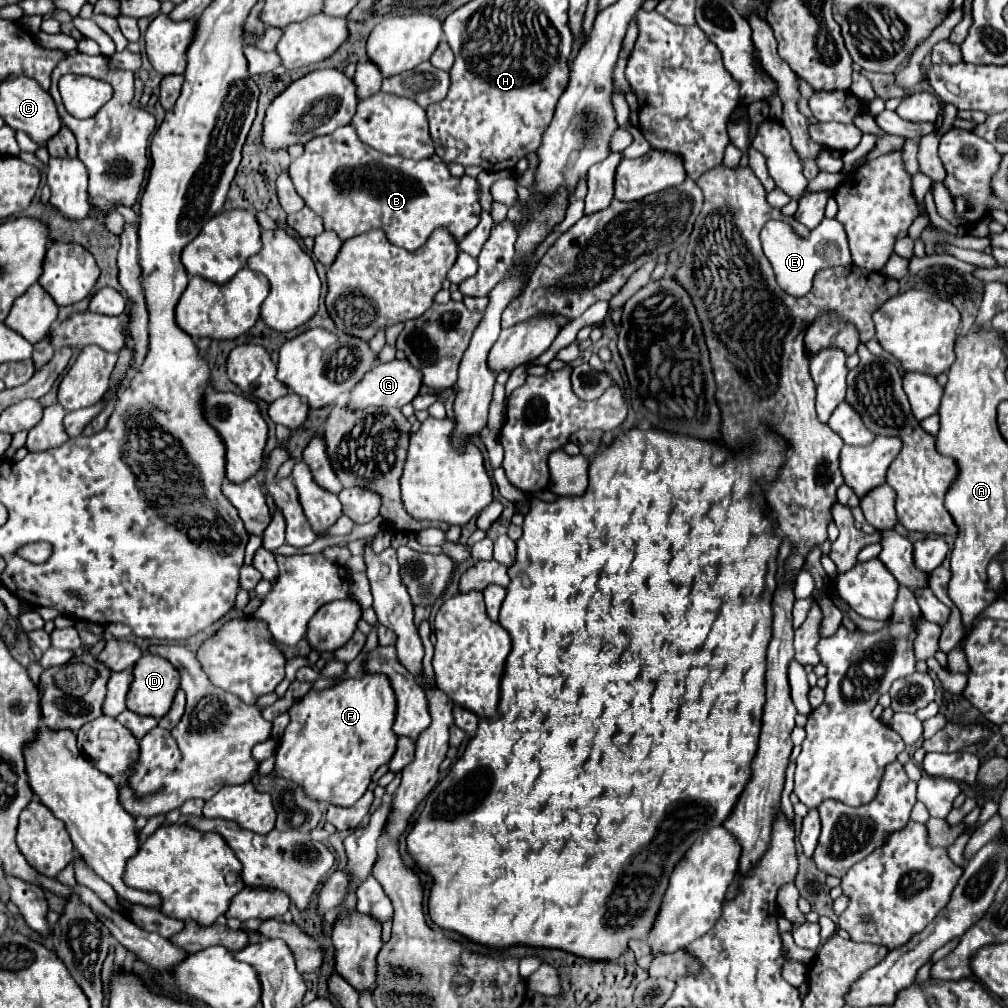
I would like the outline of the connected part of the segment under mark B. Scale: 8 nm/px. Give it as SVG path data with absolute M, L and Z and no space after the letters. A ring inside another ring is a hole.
M352 125L338 127L334 133L316 137L306 143L304 155L292 161L288 173L304 203L324 219L324 229L336 231L342 241L378 227L388 235L392 243L414 251L422 247L430 233L440 225L446 227L456 241L462 241L476 227L476 223L480 223L480 185L474 177L452 177L444 163L434 163L432 159L412 161L400 155L390 157L380 151L374 151L366 143L360 143Z

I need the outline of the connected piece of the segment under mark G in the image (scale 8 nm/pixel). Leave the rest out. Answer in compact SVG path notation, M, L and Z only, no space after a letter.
M406 359L404 361L390 361L390 363L380 363L376 367L372 367L364 379L350 391L348 409L360 409L360 407L404 407L406 403L410 403L416 395L418 389L422 385L422 375L418 369L414 369Z

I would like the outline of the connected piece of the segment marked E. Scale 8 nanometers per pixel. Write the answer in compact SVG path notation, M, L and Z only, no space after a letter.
M823 219L816 229L811 230L809 237L802 241L799 241L790 225L772 220L763 227L760 240L764 255L774 269L778 285L792 297L802 297L810 291L812 277L818 269L852 263L844 228L836 219Z

